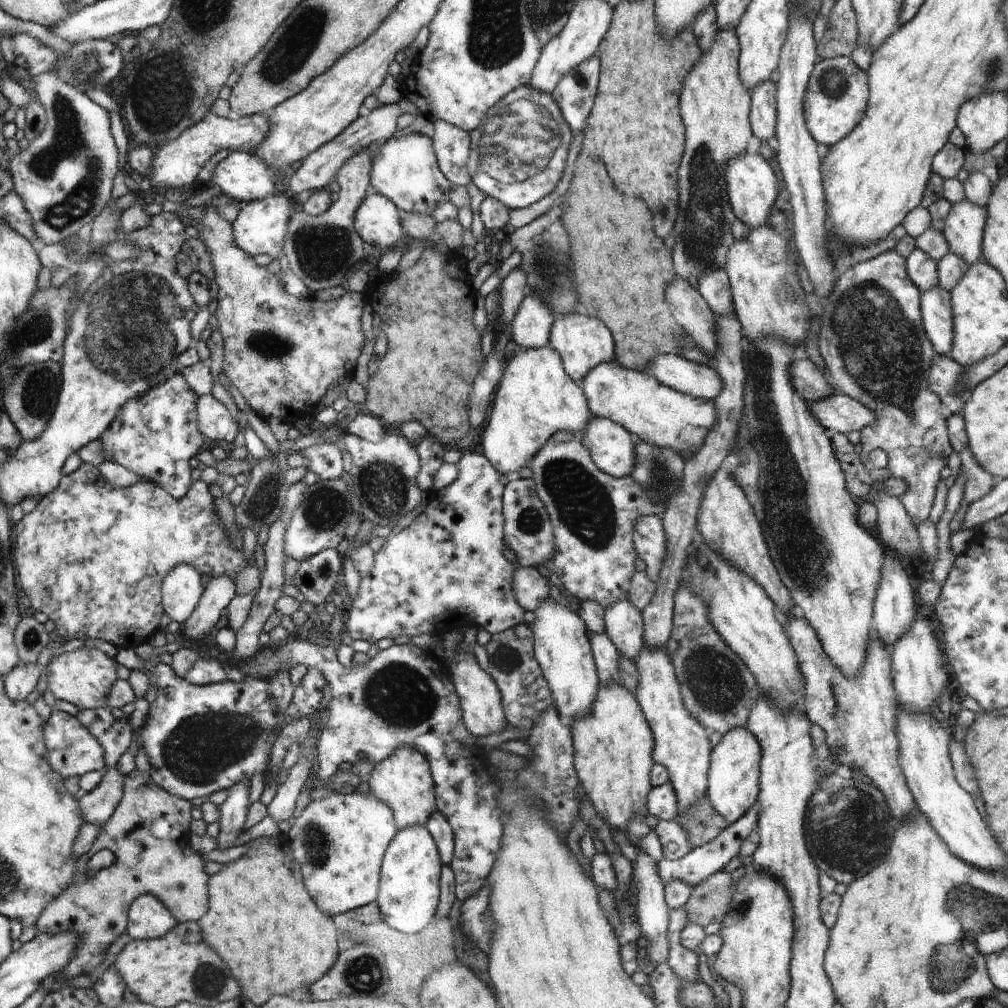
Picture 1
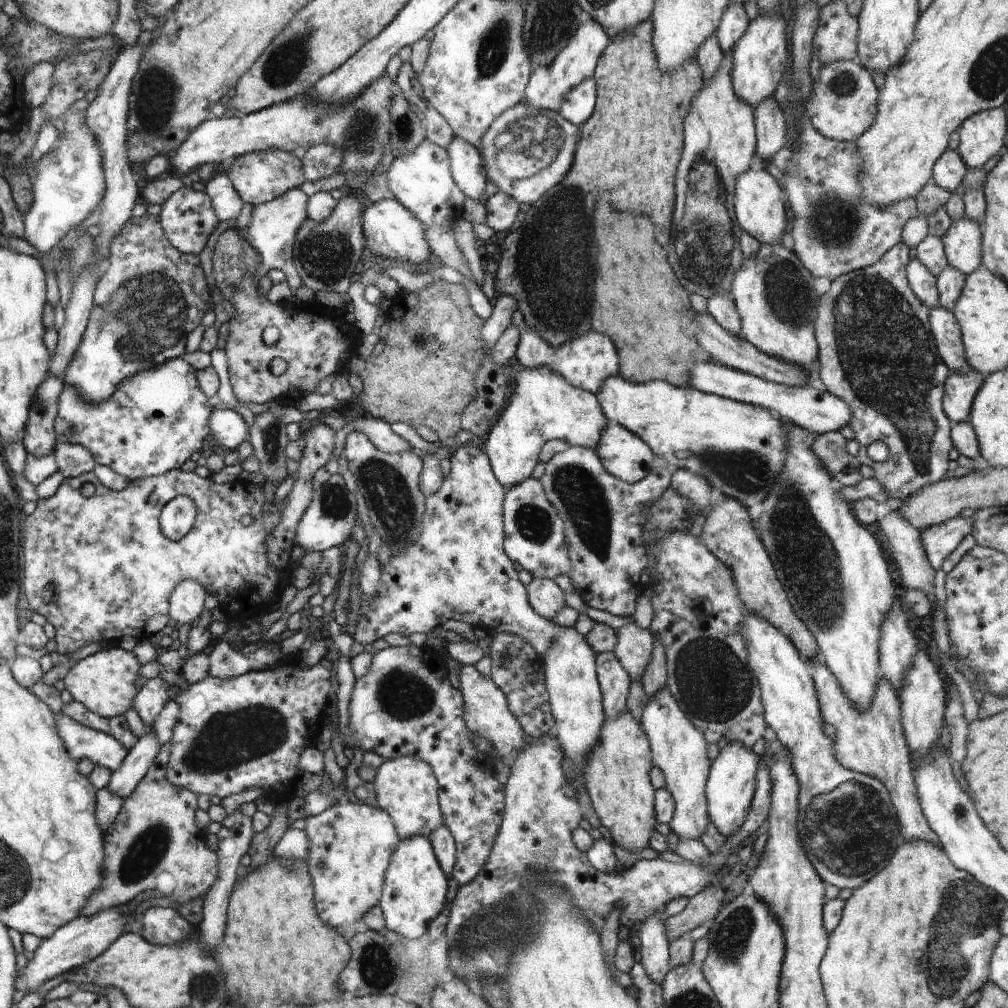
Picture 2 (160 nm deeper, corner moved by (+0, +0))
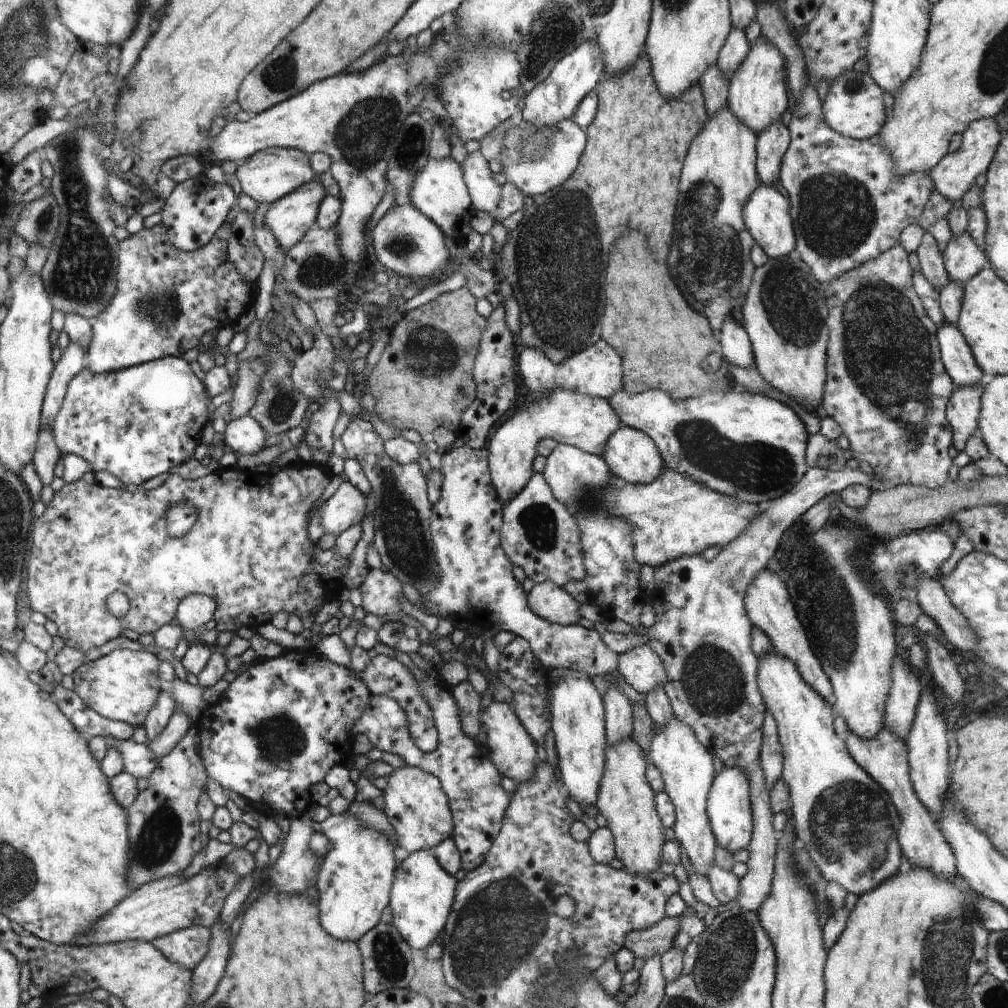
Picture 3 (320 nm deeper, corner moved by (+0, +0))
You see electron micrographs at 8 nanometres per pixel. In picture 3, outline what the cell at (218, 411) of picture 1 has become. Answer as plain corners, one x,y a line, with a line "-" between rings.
249,414
228,422
224,434
227,450
232,450
238,456
260,452
268,437
261,424

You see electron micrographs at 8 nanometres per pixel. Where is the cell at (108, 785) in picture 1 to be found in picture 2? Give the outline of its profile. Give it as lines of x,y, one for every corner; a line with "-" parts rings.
155,732
138,738
129,748
125,762
112,772
108,788
123,799
132,794
159,755
161,746

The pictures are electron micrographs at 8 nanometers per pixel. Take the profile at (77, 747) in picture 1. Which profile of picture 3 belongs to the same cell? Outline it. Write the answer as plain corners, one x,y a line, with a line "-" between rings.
106,737
108,749
116,747
122,755
123,770
134,775
137,779
147,779
153,774
159,765
157,754
145,743
135,743
133,739
127,741
116,741

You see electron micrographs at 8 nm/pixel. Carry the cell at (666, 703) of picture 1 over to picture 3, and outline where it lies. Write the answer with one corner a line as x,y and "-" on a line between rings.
674,718
665,727
654,728
647,756
648,762
660,770
665,791
676,806
675,833
672,839
688,854
694,872
706,876
716,862
715,852
718,847
708,813
709,792
715,779
712,756
706,752
693,729
681,720

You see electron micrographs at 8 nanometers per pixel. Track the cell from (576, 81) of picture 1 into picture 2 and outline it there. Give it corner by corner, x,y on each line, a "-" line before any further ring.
593,78
585,80
565,97
559,113
572,124
582,126
595,109
597,88

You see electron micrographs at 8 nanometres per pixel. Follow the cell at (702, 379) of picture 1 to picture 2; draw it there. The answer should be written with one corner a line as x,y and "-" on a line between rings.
718,363
697,364
690,368
690,376
689,386
699,391
767,408
782,420
816,434
838,431
851,417
850,407
843,400
809,385
778,384

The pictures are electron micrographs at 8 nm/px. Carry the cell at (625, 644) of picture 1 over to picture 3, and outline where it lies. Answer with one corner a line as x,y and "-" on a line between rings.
648,644
619,655
617,672
634,690
646,695
669,681
662,659

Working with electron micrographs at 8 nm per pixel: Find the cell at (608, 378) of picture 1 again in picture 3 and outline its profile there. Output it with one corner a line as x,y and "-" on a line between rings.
624,388
609,398
609,403
622,420
622,425
645,432
657,444
664,457
664,469
682,473
693,481
706,485
722,495
738,497
747,503
773,501
792,490
808,470
805,449
809,434
800,416
781,400
744,389
704,394
694,400
675,401
669,393
652,392
631,395

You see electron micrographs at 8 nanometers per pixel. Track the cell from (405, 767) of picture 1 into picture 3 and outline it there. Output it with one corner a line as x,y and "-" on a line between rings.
406,765
393,770
388,785
383,791
384,812
387,821
394,827
395,836
408,855
438,847
454,832
453,813
449,797
437,776
418,767

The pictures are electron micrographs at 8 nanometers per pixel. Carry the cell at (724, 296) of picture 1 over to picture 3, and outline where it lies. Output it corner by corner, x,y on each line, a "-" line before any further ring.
729,317
721,327
720,337
723,346
721,358
740,368
752,368
755,365
752,343
741,323

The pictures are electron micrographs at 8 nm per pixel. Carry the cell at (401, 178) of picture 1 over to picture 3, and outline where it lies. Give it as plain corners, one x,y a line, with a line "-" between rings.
452,157
440,161
429,158
427,165
417,174
409,198
412,206
442,228
446,237
463,245
473,231
470,218
474,216
474,208
468,191
463,168

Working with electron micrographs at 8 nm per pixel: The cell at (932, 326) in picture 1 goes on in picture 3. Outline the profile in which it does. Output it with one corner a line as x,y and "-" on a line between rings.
945,322
937,329
941,361
952,382
958,387
985,384
985,373
978,366
969,344
957,326

